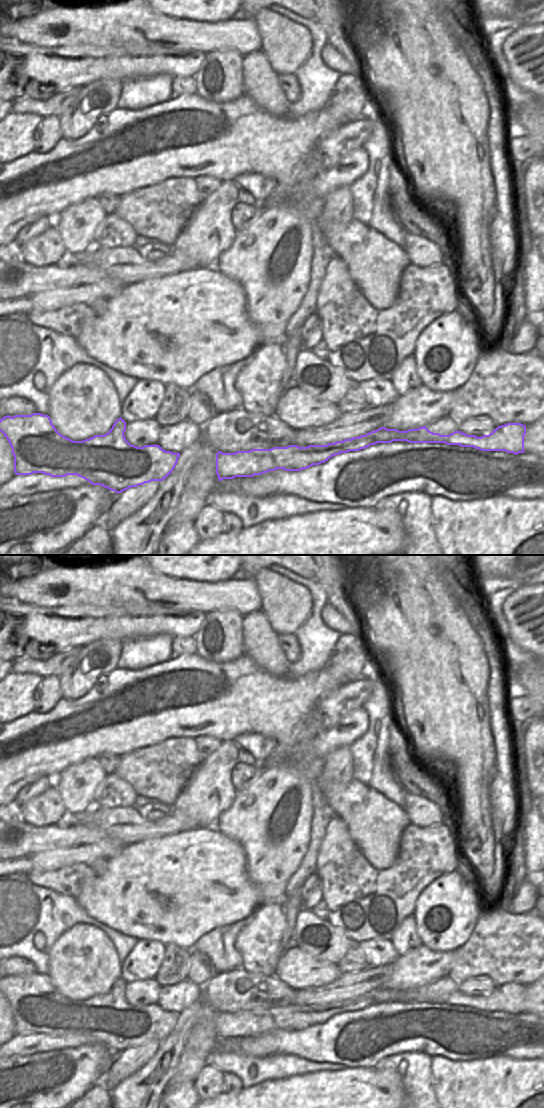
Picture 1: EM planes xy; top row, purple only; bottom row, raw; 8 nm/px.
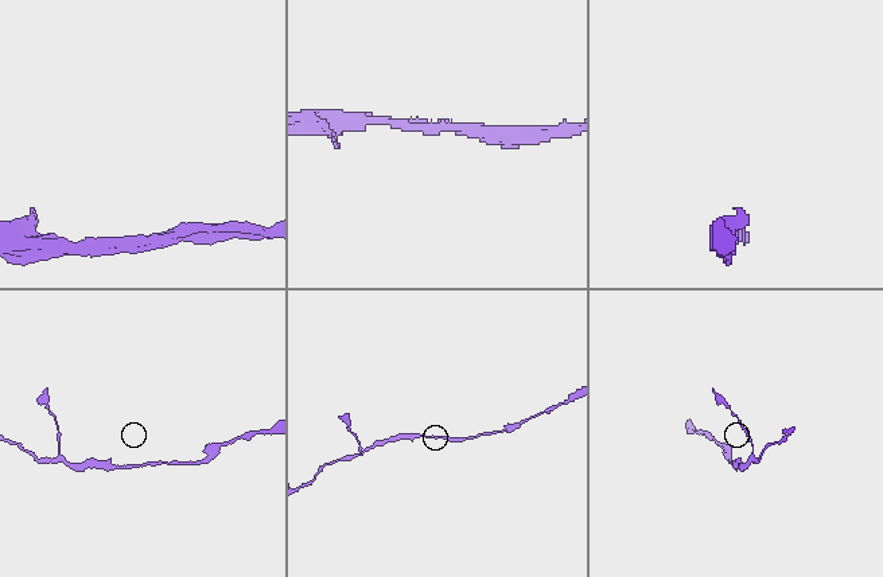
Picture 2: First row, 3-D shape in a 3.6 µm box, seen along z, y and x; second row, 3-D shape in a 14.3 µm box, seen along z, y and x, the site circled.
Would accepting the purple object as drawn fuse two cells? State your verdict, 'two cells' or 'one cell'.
one cell

